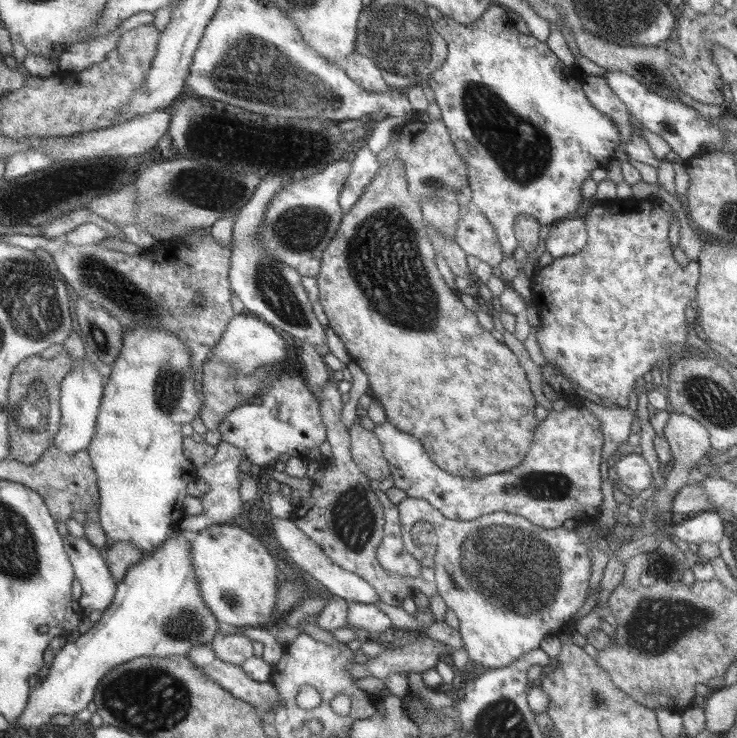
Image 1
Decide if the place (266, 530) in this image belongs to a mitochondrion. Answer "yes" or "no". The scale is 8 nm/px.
no

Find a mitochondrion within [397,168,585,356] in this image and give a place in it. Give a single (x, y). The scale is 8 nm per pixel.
(430, 182)

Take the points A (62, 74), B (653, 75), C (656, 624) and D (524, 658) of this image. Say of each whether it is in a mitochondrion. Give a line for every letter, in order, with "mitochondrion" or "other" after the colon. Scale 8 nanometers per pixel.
A: other
B: mitochondrion
C: mitochondrion
D: other

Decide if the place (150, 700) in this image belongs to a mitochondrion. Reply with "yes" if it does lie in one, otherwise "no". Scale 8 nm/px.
yes

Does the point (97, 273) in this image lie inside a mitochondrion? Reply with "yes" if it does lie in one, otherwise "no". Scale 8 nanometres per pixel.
yes

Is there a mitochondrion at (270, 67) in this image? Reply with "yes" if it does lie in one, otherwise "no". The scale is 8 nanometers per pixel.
yes

